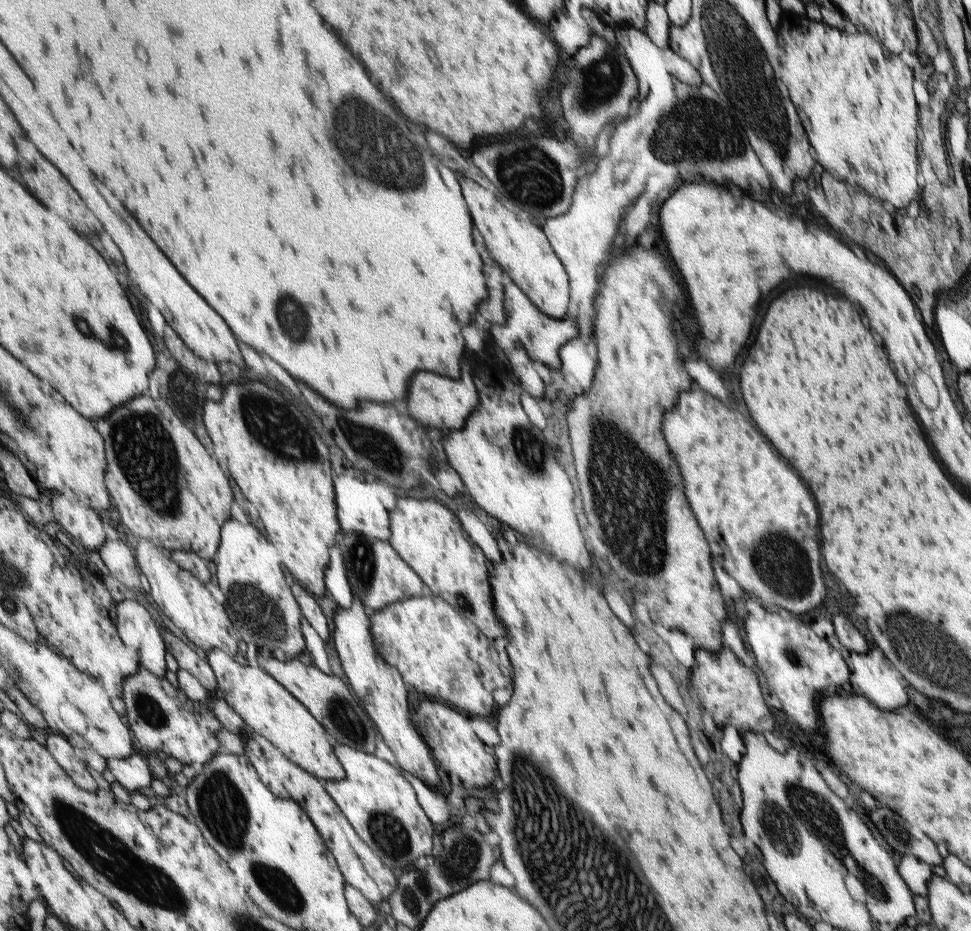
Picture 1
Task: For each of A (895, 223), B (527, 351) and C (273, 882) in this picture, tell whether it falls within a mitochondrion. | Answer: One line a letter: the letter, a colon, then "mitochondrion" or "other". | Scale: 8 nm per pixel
A: other
B: other
C: mitochondrion

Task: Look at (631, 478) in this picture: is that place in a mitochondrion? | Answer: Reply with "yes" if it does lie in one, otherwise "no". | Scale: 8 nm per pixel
yes

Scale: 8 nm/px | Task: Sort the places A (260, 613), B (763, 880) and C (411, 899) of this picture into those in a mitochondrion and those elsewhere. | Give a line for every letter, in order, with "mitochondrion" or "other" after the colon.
A: mitochondrion
B: other
C: mitochondrion

